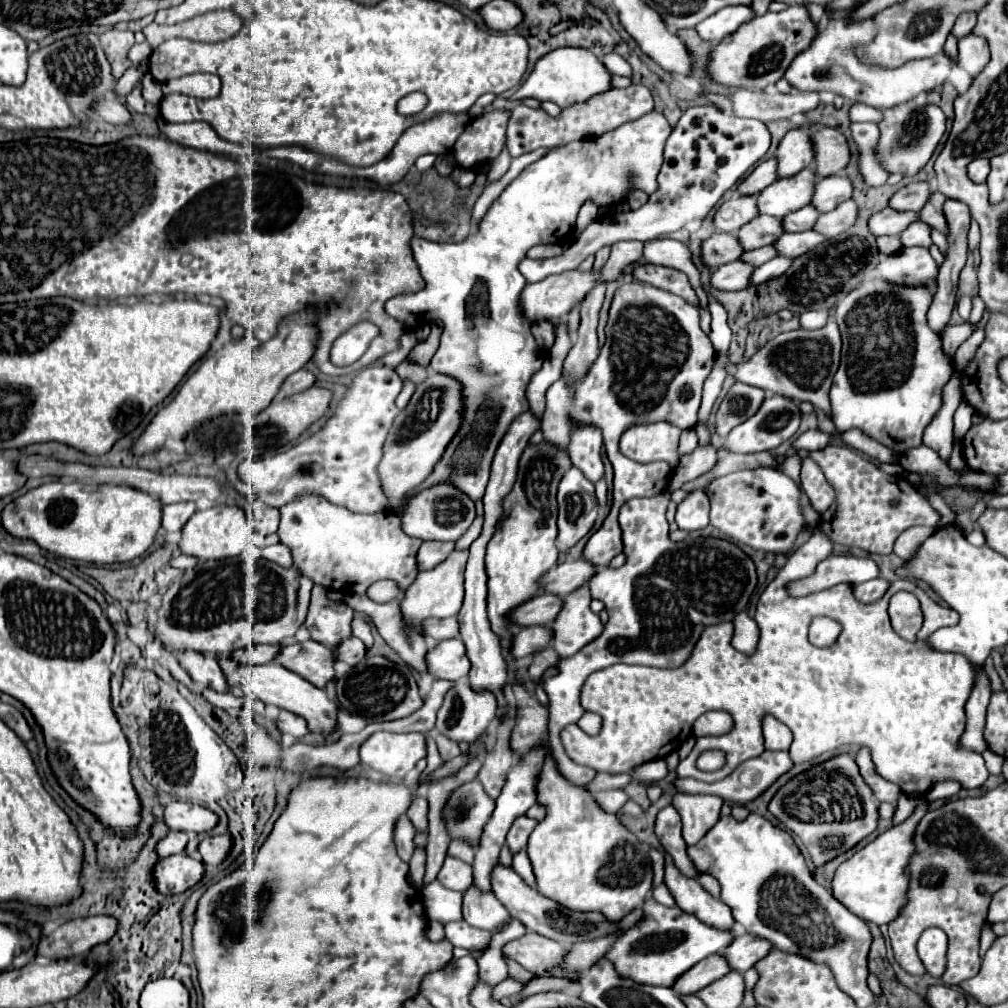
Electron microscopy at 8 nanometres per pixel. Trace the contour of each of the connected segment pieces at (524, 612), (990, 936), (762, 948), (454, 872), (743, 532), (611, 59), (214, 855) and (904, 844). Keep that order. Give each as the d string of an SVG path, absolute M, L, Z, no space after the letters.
M549 593L535 595L533 599L521 603L509 613L509 621L515 627L527 627L527 625L551 625L561 609L561 599Z
M986 927L985 929L982 930L979 949L979 955L981 958L984 957L987 949L989 949L995 938L996 938L995 934L989 927Z
M745 933L745 935L735 935L733 941L721 951L721 955L725 957L727 963L731 963L729 965L731 969L745 973L759 959L763 959L763 955L767 955L767 951L771 951L771 943Z
M445 857L445 863L437 875L437 881L443 883L443 887L465 893L473 885L473 875L471 875L471 865Z
M757 467L753 471L735 471L713 479L705 493L711 503L711 525L733 541L753 549L787 553L793 547L797 533L805 527L799 511L799 487L779 469Z
M607 53L607 55L601 59L601 63L603 63L603 65L607 67L607 71L613 73L613 75L631 77L631 67L629 67L629 63L627 63L621 55L617 55L617 53Z
M229 833L215 835L215 837L205 837L199 843L199 853L203 857L203 863L205 865L213 865L213 867L219 865L225 859L229 849L231 849L231 837L229 837Z
M923 801L915 815L911 815L911 819L907 819L903 825L891 827L889 831L881 833L879 837L875 837L873 841L869 841L859 853L855 853L853 857L849 857L847 861L843 861L831 881L831 891L835 895L837 901L841 901L853 915L875 923L875 925L883 925L889 923L891 919L895 919L895 915L899 915L903 903L905 903L905 893L907 893L907 863L911 857L911 831L915 831L919 819L927 813L929 803Z

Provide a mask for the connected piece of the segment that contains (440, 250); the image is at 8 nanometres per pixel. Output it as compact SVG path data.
M651 111L601 137L551 149L503 189L481 219L477 233L469 235L463 243L441 245L427 239L411 241L413 259L425 279L425 289L415 295L389 299L385 311L405 329L433 323L439 317L437 321L445 327L429 369L459 379L467 399L467 413L459 435L449 443L433 475L419 489L451 479L451 483L471 495L473 501L481 499L489 481L493 453L511 421L529 409L525 387L545 359L545 355L537 351L529 331L531 321L519 313L519 295L527 283L517 269L519 263L533 245L561 243L561 239L567 239L587 199L595 201L597 207L609 207L621 201L617 197L625 201L635 189L647 195L655 191L655 179L663 163L663 145L669 135L671 127L667 119Z

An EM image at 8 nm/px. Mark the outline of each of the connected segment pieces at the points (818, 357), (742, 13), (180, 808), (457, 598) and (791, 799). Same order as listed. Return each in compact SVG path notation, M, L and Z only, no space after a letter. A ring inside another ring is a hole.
M829 319L825 327L815 331L797 329L777 335L775 339L765 343L751 359L743 363L729 363L727 373L735 377L735 381L765 389L767 393L779 393L797 401L809 401L829 415L829 387L839 367L839 355L839 329L835 319Z
M739 5L723 7L715 15L703 19L695 27L695 31L703 41L709 41L715 45L719 43L719 39L731 35L739 25L747 23L747 19L753 19L753 11L749 7L739 7Z
M173 801L173 803L165 805L163 821L173 831L201 833L201 831L209 831L217 825L217 815L195 803Z
M451 551L451 555L441 561L439 565L435 565L431 571L421 571L417 575L417 579L409 585L409 589L405 591L405 599L401 601L401 611L407 623L415 625L415 629L421 633L421 619L425 617L437 617L437 619L445 619L445 617L453 617L459 613L459 607L463 603L463 571L465 571L465 563L467 563L469 551Z
M847 753L793 777L769 803L769 811L803 841L815 865L827 863L873 833L879 819L877 807L877 801L873 803L871 799L871 789L863 783L855 761ZM837 841L841 845L831 845Z

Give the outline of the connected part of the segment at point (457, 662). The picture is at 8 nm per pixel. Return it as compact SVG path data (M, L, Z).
M459 639L441 641L427 653L427 671L435 679L447 679L457 681L461 677L467 677L467 671L471 669L471 663L465 655L465 645Z

